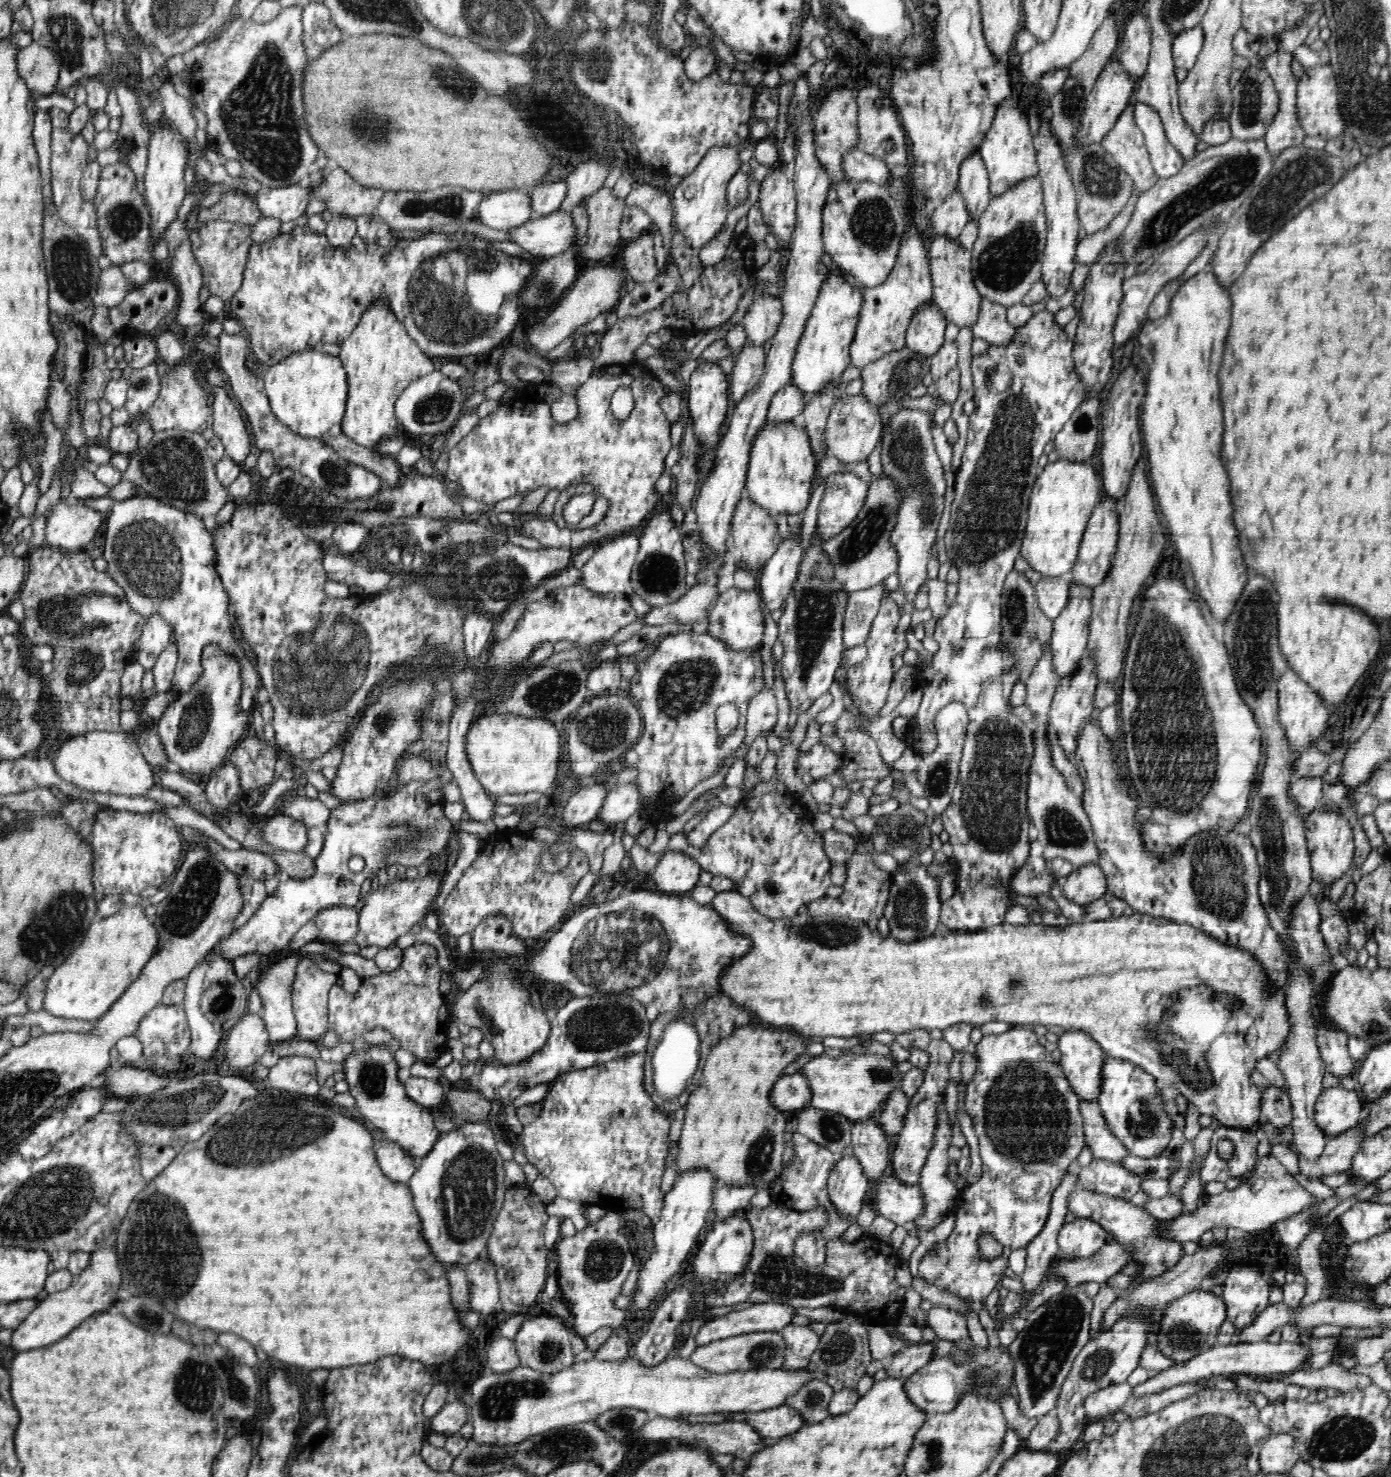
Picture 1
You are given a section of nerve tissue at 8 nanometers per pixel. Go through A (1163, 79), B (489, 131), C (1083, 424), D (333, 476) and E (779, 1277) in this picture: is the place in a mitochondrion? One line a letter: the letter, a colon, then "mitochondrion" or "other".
A: other
B: other
C: other
D: mitochondrion
E: mitochondrion

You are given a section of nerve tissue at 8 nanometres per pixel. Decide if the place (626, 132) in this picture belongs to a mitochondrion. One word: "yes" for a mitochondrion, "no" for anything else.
no

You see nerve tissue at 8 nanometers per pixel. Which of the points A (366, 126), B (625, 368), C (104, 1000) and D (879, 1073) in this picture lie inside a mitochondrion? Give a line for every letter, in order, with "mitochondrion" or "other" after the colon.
A: mitochondrion
B: other
C: other
D: mitochondrion

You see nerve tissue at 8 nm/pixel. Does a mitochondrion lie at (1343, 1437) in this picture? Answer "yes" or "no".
yes

